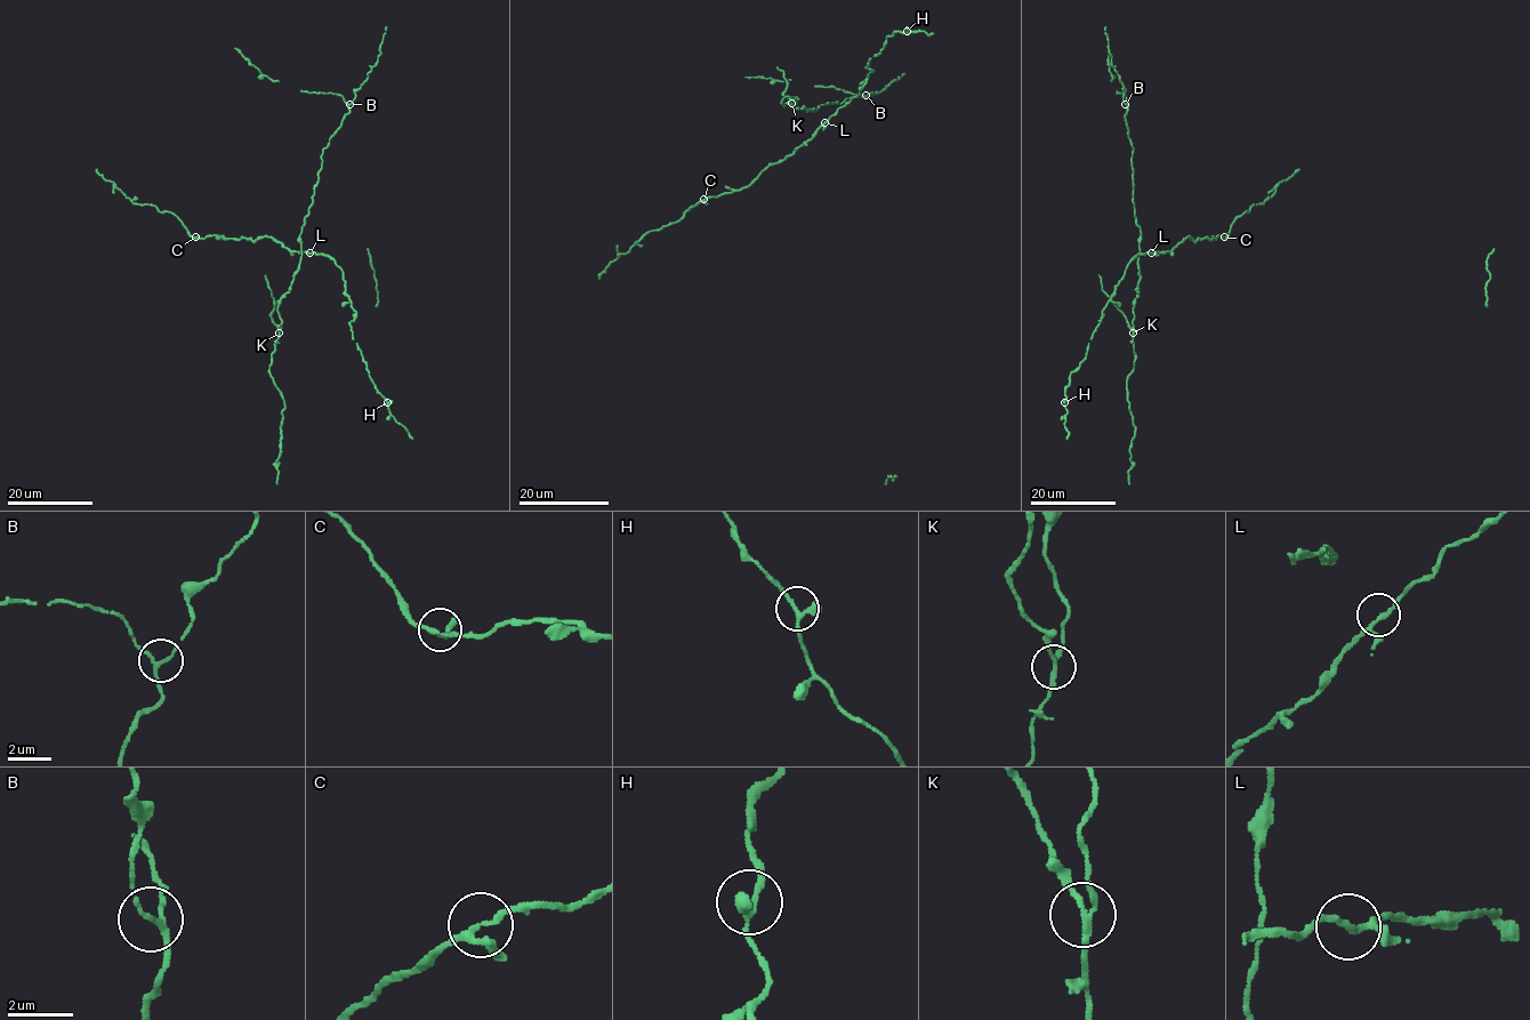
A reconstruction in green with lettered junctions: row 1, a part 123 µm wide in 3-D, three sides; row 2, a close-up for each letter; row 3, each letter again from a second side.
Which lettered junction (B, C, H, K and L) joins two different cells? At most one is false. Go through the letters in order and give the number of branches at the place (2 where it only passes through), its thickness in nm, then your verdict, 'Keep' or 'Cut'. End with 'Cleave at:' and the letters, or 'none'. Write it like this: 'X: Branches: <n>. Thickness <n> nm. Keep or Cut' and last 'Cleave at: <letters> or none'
B: Branches: 3. Thickness 140 nm. Keep
C: Branches: 3. Thickness 180 nm. Keep
H: Branches: 3. Thickness 190 nm. Keep
K: Branches: 3. Thickness 190 nm. Cut
L: Branches: 3. Thickness 170 nm. Keep
Cleave at: K

